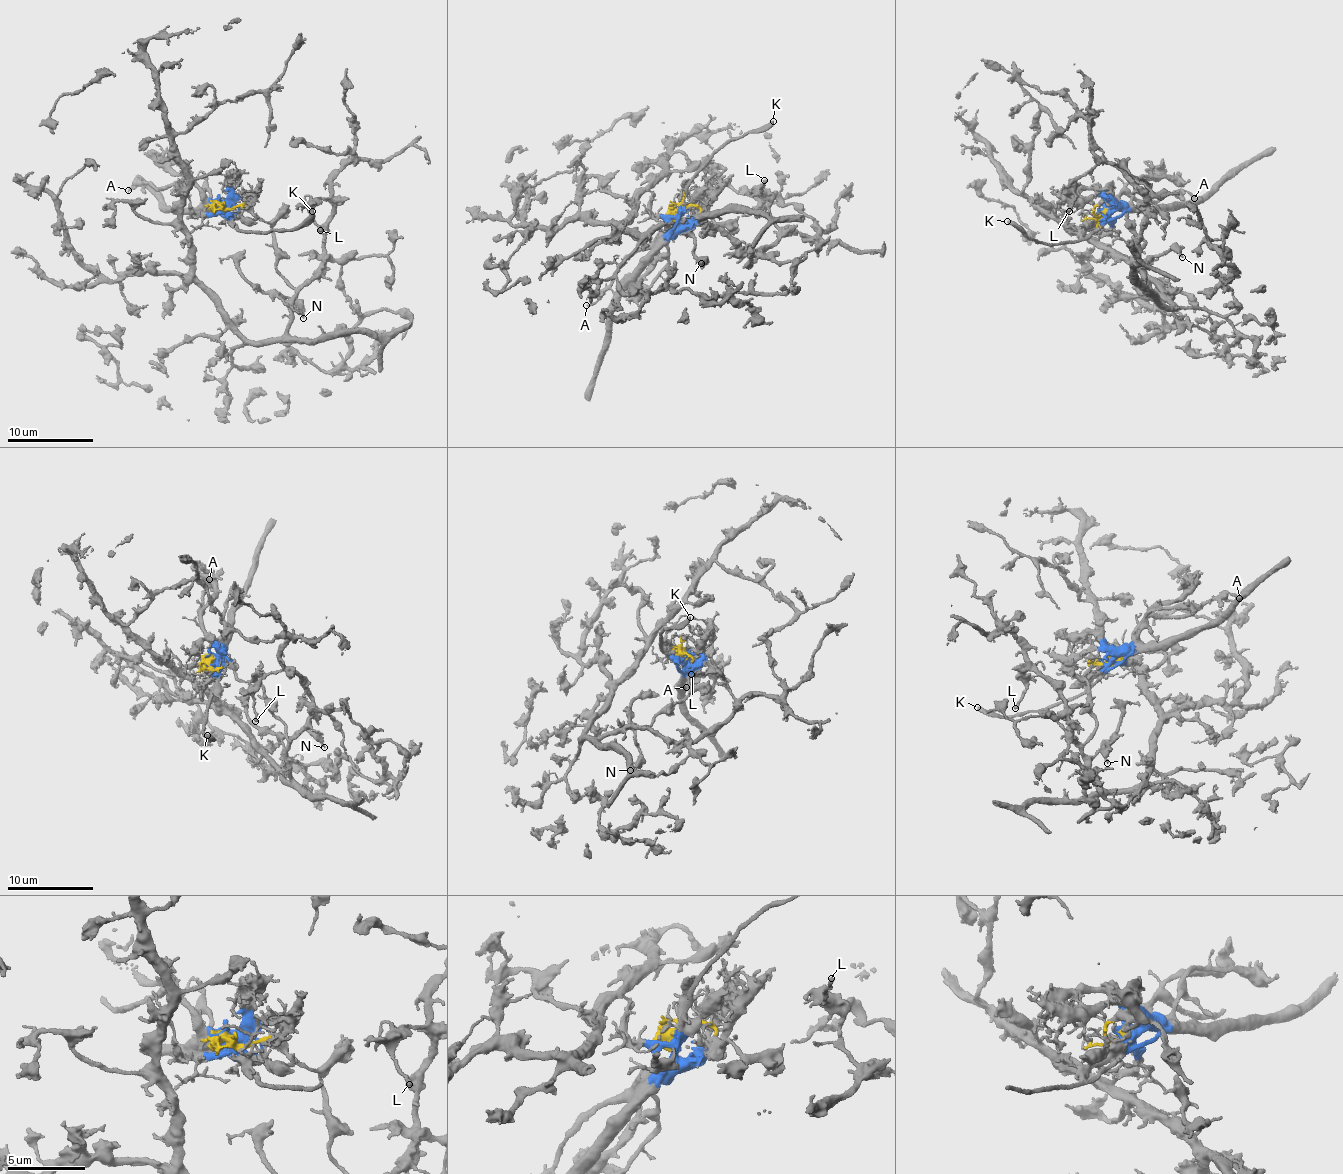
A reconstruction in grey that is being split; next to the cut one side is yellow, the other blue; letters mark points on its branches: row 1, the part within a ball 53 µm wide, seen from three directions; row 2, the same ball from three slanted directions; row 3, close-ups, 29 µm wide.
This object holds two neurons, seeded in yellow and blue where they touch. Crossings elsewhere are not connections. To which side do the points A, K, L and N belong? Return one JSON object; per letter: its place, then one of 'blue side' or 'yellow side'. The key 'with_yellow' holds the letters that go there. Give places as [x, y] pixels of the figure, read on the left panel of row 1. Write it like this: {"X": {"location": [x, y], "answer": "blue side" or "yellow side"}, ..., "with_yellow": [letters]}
{"A": {"location": [128, 190], "answer": "blue side"}, "K": {"location": [312, 211], "answer": "blue side"}, "L": {"location": [320, 230], "answer": "yellow side"}, "N": {"location": [303, 318], "answer": "yellow side"}, "with_yellow": ["L", "N"]}

